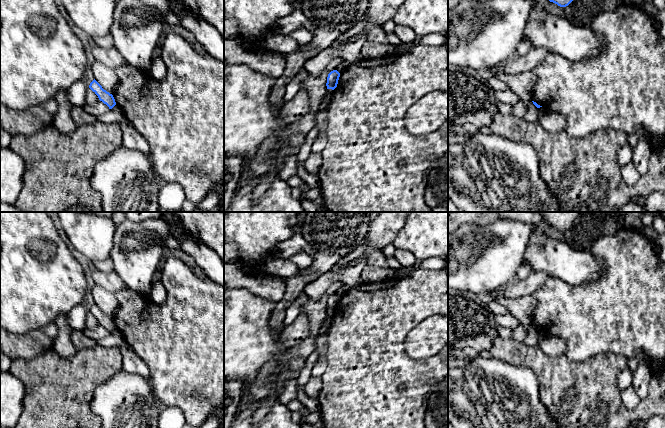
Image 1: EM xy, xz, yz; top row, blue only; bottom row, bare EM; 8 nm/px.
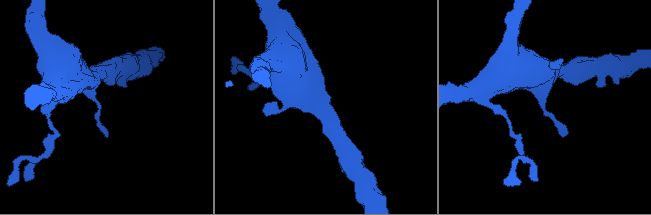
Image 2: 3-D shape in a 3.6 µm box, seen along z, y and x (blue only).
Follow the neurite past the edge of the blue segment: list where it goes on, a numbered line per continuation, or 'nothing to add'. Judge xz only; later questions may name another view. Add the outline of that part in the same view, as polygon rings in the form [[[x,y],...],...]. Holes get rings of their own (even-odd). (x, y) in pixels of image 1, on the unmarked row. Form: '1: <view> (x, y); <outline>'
1: xz (319, 368); [[[327,313],[326,319],[327,323],[321,326],[320,333],[316,337],[316,344],[317,344],[317,352],[319,353],[319,359],[317,363],[314,365],[311,373],[311,378],[318,378],[321,377],[326,368],[326,338],[327,332],[330,328],[330,322],[333,318],[334,314]]]

